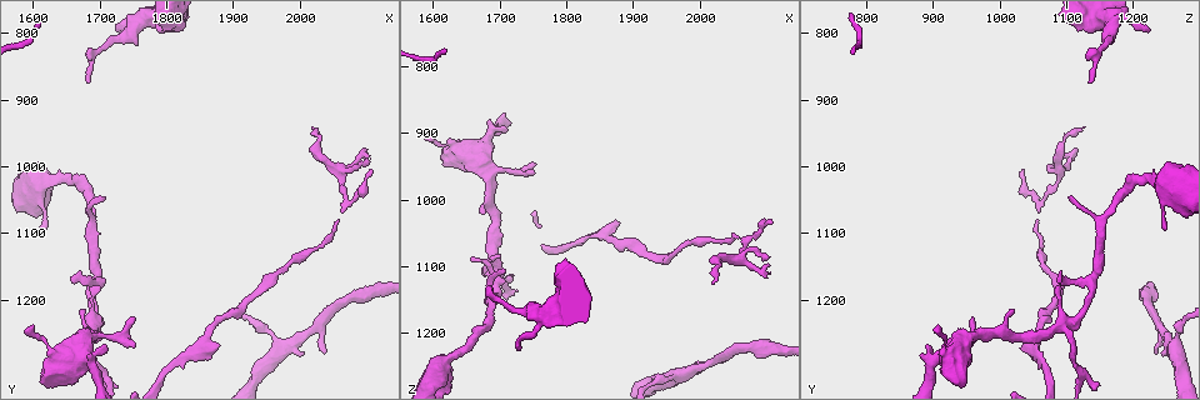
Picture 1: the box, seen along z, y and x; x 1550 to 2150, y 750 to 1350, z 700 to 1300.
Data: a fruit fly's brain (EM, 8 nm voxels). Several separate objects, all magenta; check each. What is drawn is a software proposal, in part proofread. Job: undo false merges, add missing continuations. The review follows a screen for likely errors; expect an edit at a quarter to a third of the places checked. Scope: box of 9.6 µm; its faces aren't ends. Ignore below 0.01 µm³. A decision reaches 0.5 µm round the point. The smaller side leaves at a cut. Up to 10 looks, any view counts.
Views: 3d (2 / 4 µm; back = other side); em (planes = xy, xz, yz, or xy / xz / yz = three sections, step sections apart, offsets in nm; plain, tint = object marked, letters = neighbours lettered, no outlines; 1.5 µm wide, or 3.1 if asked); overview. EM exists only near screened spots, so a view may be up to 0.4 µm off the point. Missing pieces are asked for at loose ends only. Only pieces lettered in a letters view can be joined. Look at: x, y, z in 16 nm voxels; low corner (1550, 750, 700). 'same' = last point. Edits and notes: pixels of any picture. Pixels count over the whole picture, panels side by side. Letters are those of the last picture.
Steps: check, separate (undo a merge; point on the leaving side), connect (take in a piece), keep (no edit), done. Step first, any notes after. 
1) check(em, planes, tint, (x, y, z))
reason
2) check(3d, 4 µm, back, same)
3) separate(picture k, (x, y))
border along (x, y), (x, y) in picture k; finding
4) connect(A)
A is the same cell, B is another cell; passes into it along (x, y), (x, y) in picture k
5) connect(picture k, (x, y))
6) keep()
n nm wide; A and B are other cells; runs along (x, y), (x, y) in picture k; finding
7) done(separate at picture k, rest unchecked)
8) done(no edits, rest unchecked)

check(3d, 4 µm, (1735, 795, 1225))

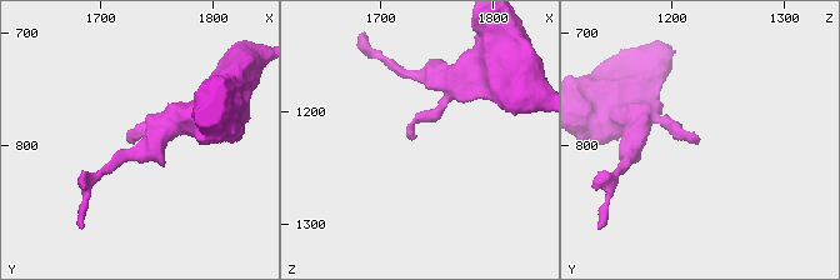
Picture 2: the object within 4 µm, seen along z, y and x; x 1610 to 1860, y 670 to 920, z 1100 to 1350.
check(em, planes, letters, (1730, 798, 1222))
now the EM

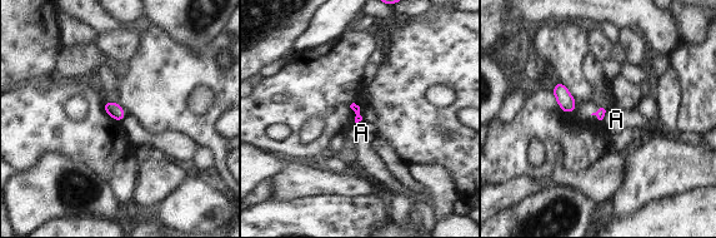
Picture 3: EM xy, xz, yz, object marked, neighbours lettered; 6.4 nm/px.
keep()
A touches over 70 nm; A is another cell; border along (606, 112), (601, 119) in picture 3; none of them fits

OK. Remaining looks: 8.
check(em, xz, step 4, letters, (2080, 1050, 1055))

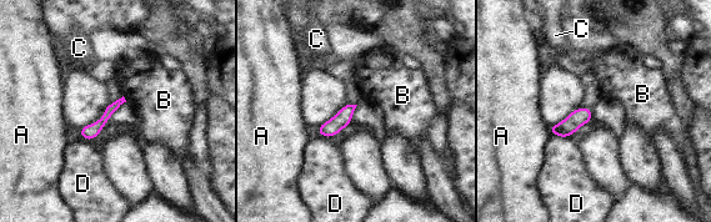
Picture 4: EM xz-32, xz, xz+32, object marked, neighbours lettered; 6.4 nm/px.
check(em, planes, letters, same)
another direction

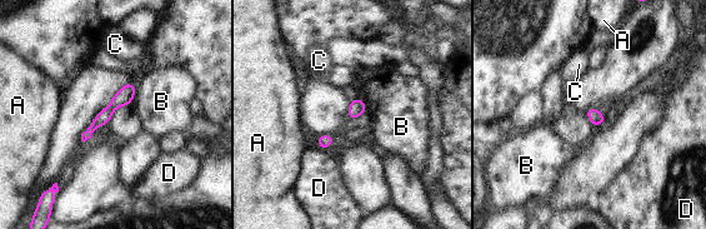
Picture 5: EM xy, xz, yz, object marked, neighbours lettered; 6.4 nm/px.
keep()
90 nm wide; A, B, C and D are other cells; border along (136, 89), (129, 104) in picture 5; one neuron here

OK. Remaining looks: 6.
check(3d, 4 µm, back, (2020, 940, 1130))
thin end

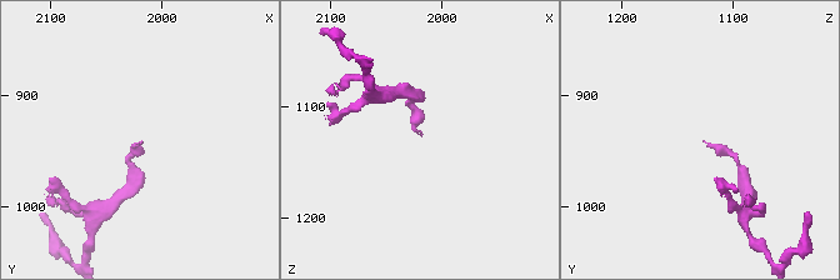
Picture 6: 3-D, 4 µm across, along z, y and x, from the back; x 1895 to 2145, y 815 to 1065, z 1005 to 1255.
check(em, planes, letters, (2018, 942, 1126))
shape alone is not enough

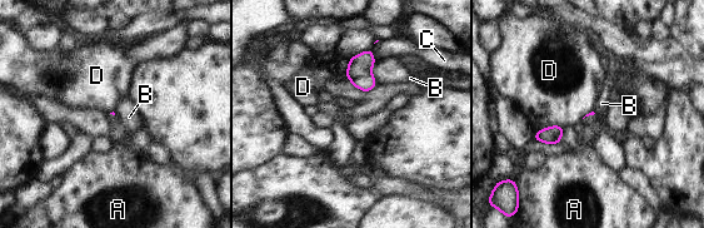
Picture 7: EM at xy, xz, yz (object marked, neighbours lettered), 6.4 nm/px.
keep()
D touches over 220 nm; A, B, C and D are other cells; border along (564, 125), (548, 125), (533, 134) in picture 7; no lettered piece goes on from it

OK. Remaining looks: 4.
check(em, planes, tint, (1695, 1175, 1140))
a fork

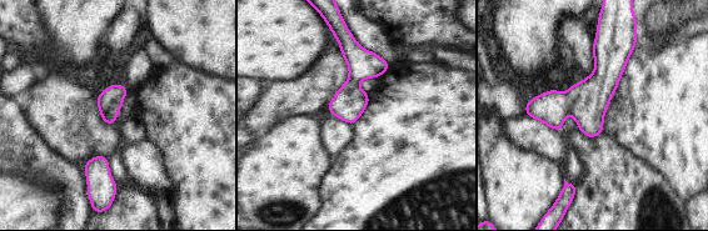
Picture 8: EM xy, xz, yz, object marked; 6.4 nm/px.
check(em, planes, letters, same)
what lies round it

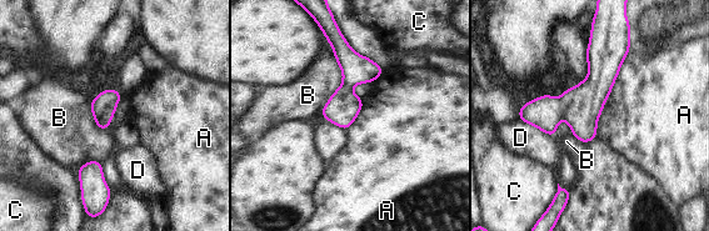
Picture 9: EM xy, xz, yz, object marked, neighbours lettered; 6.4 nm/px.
keep()
A touches over 600 nm; A, B, C and D are other cells; continuous, no second neuron

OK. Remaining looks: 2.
done(no edits, rest unchecked)

